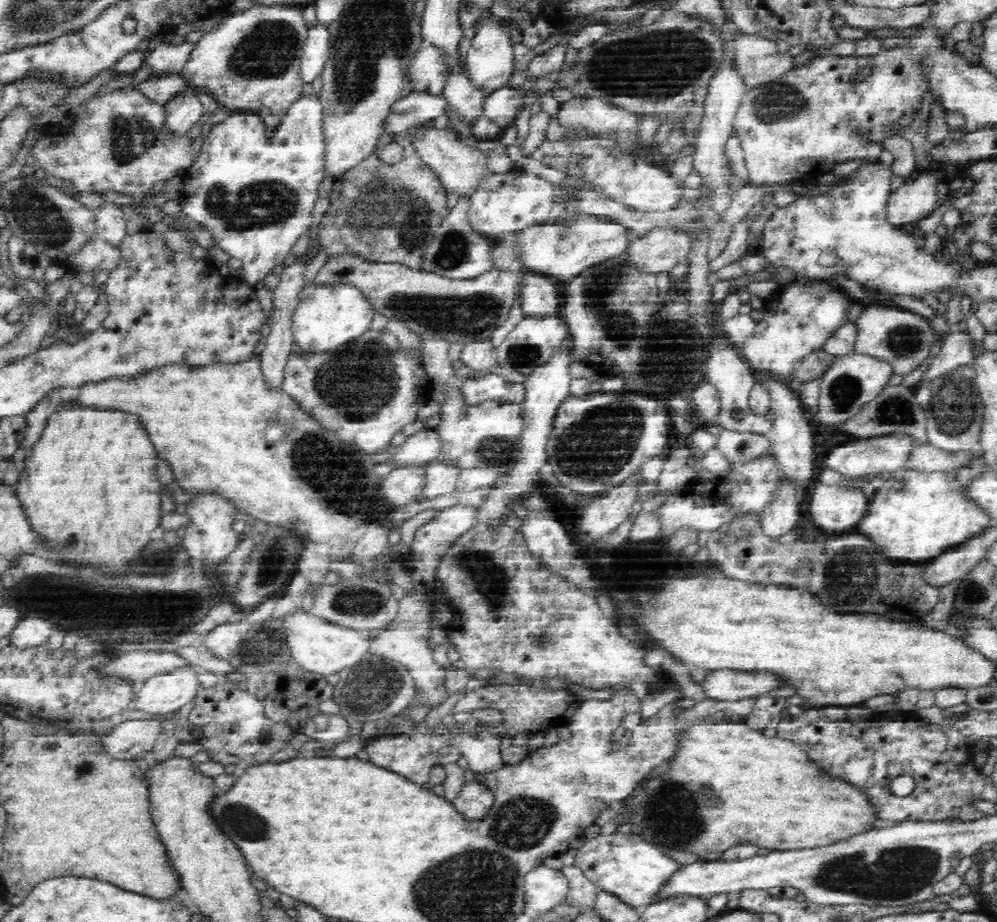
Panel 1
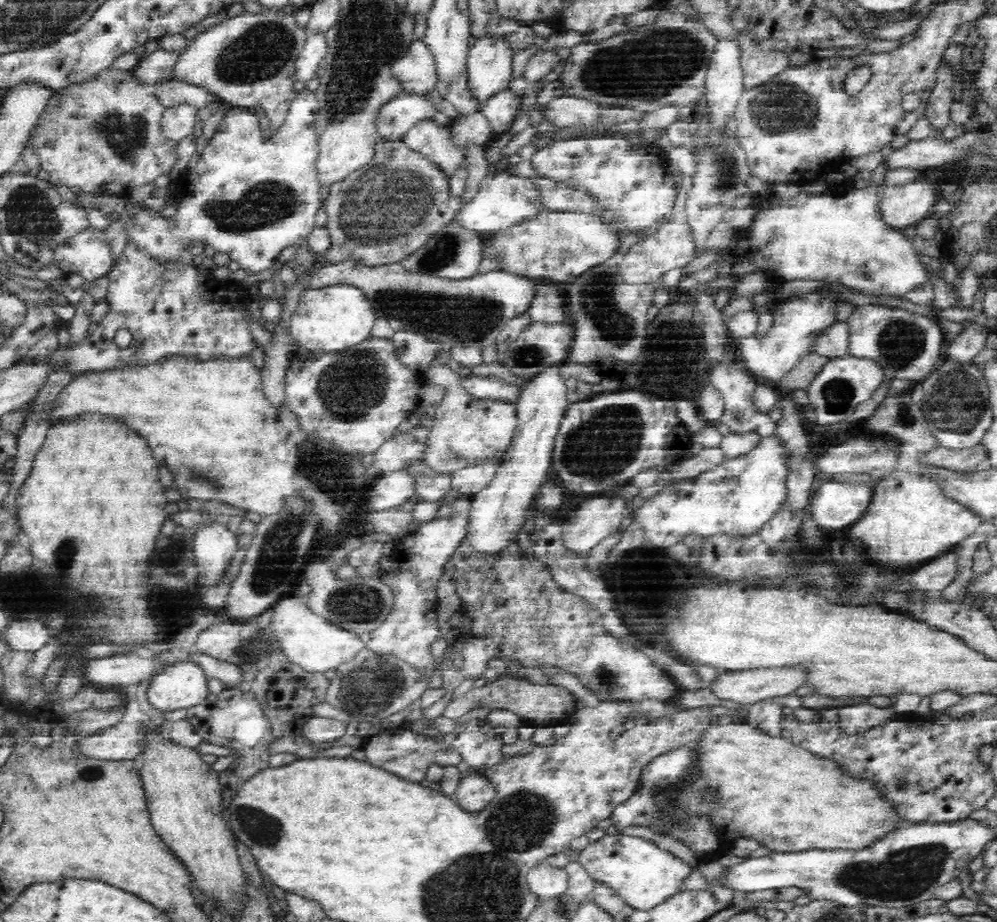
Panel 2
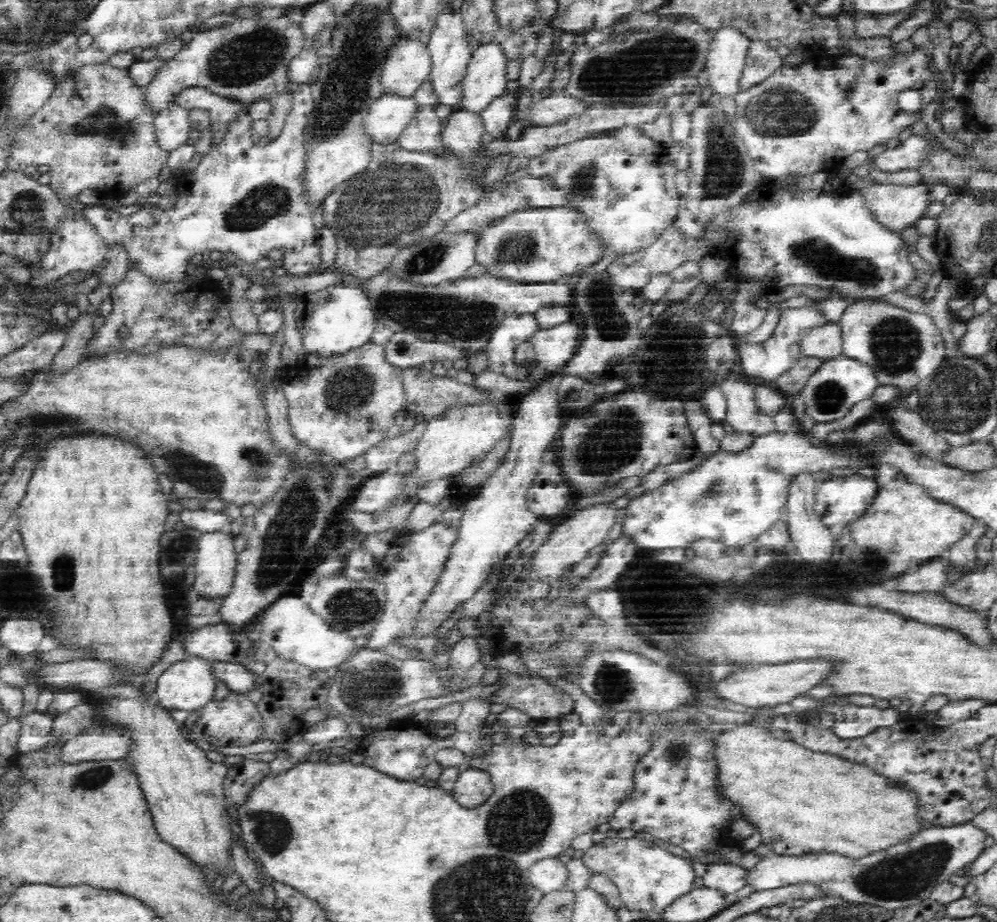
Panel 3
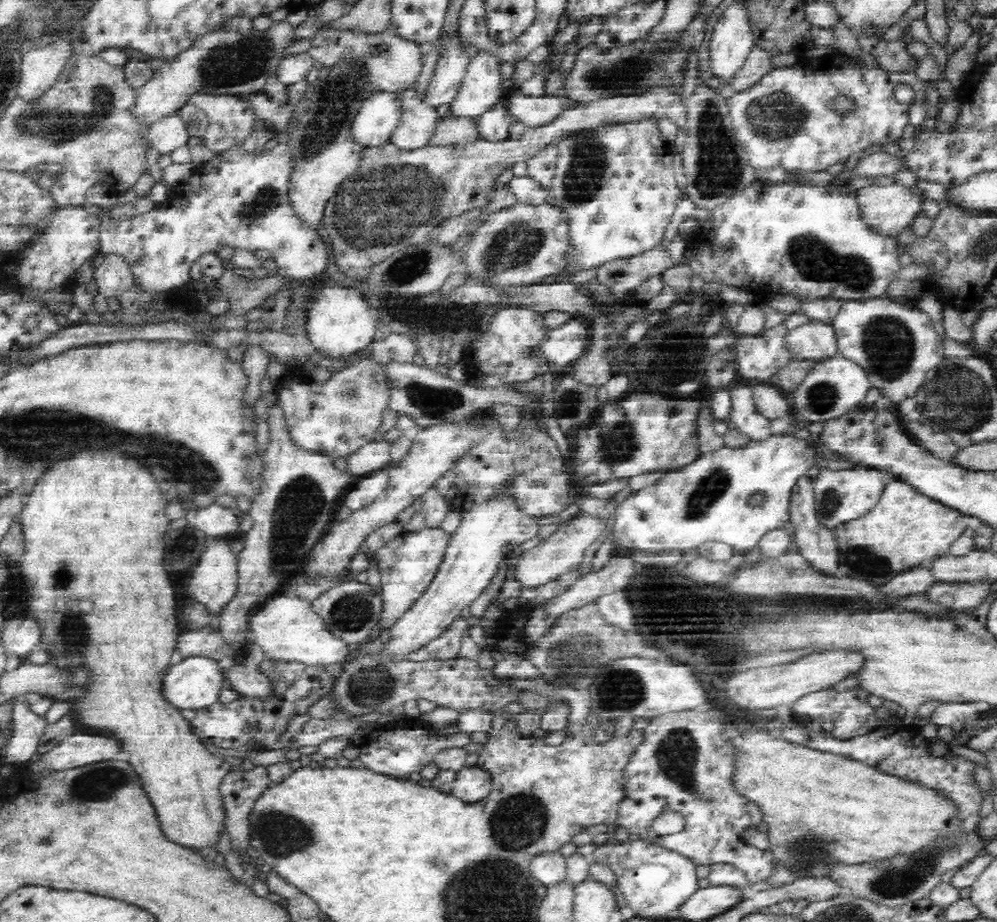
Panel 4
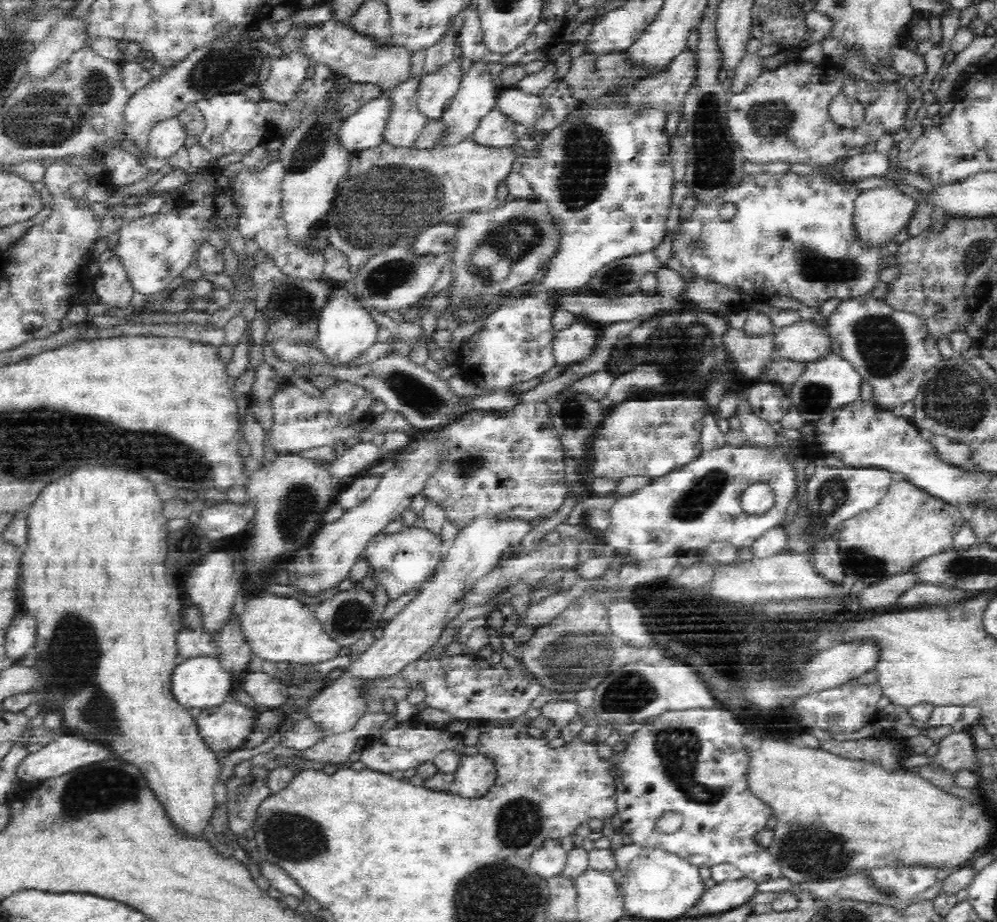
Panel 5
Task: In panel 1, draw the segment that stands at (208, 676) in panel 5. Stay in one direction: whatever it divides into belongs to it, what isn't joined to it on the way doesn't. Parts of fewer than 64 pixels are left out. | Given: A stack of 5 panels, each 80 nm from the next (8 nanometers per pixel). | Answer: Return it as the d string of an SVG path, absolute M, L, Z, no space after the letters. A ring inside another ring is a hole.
M190 670L147 677L133 693L133 714L144 718L172 712L189 702L197 689L195 673Z

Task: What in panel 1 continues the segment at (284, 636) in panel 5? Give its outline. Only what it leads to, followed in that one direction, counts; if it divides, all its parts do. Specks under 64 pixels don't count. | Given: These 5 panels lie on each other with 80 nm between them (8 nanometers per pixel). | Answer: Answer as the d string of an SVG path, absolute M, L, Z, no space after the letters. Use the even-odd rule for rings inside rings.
M302 611L285 618L290 630L291 655L306 668L306 671L327 677L339 674L344 669L353 669L364 660L362 656L370 653L371 642L368 640L366 630L355 630L333 624Z

